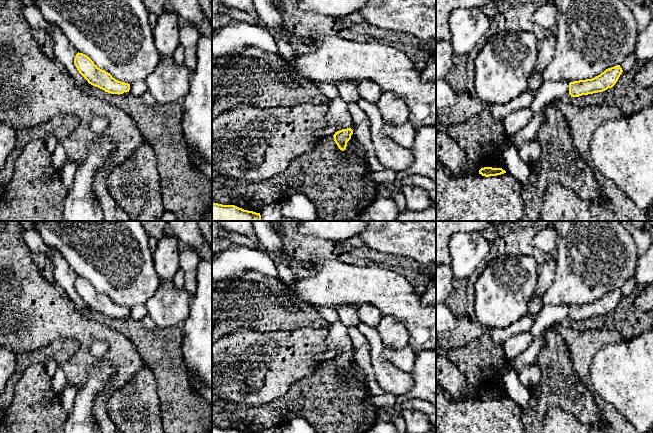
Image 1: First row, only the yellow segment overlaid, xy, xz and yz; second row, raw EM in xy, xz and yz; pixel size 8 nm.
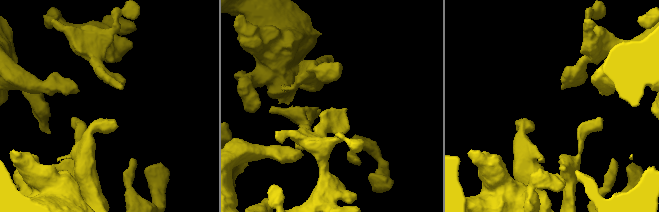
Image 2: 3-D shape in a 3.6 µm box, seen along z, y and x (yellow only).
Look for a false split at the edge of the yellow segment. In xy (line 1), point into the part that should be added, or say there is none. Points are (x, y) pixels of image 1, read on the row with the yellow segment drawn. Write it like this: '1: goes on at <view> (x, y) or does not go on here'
1: does not go on here

